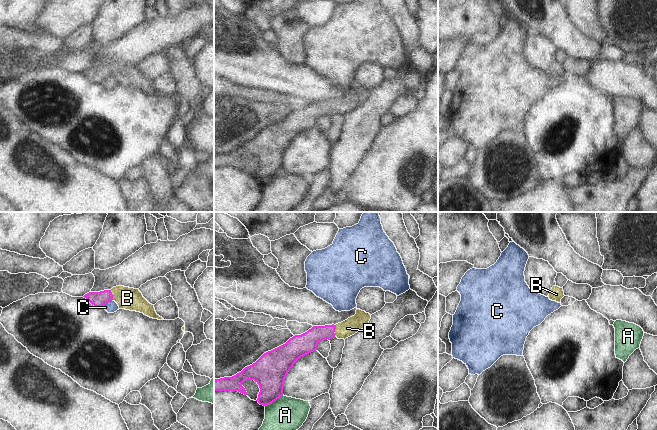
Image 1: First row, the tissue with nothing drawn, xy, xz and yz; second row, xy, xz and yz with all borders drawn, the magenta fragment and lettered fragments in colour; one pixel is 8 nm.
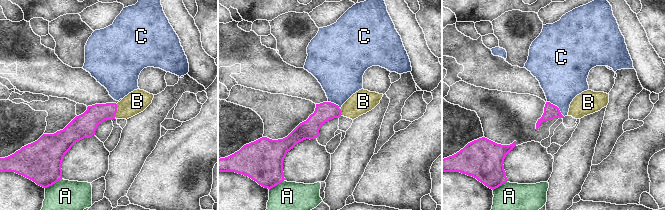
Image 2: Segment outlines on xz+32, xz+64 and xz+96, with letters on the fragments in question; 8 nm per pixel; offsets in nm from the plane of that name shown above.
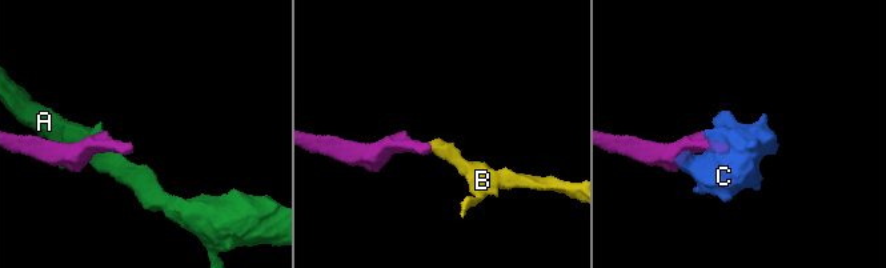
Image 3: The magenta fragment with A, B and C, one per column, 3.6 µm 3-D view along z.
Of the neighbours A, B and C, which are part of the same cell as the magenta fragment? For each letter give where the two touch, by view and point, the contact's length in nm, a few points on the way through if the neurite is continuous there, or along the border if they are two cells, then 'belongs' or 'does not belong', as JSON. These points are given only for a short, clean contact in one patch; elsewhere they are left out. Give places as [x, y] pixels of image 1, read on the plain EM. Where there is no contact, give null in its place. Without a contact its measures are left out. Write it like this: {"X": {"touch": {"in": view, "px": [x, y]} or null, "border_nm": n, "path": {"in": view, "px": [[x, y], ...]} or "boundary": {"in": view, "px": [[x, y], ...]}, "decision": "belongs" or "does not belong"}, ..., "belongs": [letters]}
{"A": {"touch": {"in": "xz", "px": [274, 176]}, "border_nm": 180, "boundary": {"in": "xz", "px": [[283, 171], [265, 182]]}, "decision": "does not belong"}, "B": {"touch": {"in": "xz", "px": [334, 107]}, "border_nm": 100, "path": {"in": "xz", "px": [[307, 118], [317, 109], [334, 107], [347, 104]]}, "decision": "belongs"}, "C": {"touch": {"in": "xy", "px": [106, 79]}, "border_nm": 120, "boundary": {"in": "xy", "px": [[112, 75], [101, 83]]}, "decision": "does not belong"}, "belongs": ["B"]}

